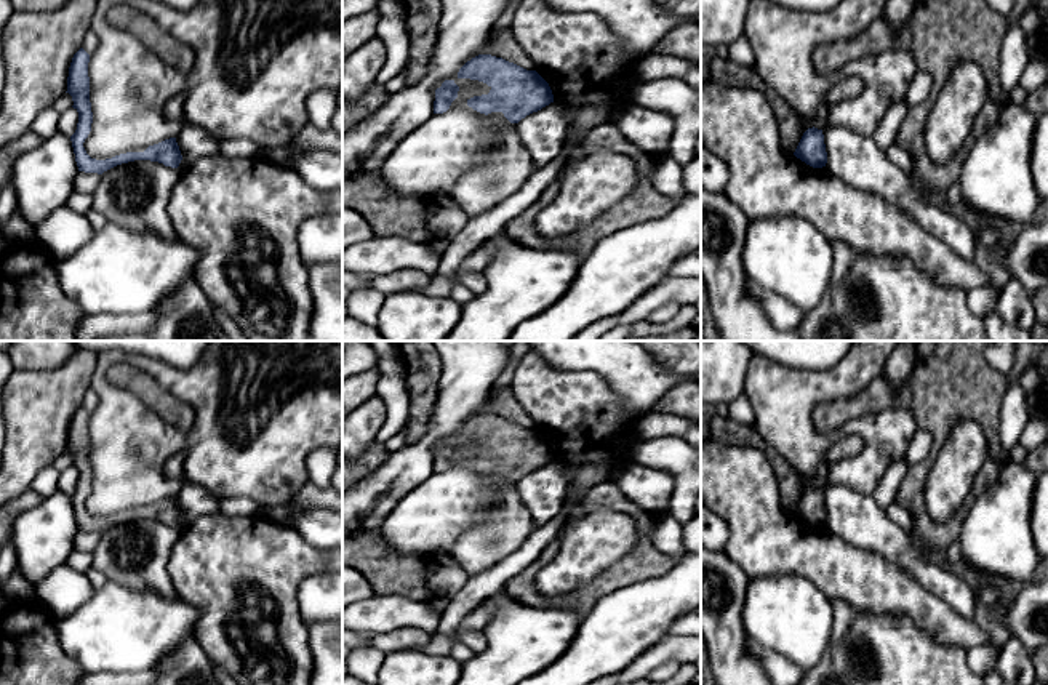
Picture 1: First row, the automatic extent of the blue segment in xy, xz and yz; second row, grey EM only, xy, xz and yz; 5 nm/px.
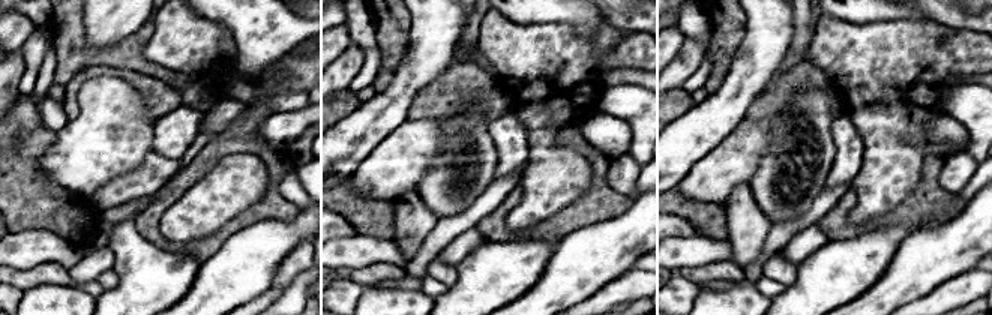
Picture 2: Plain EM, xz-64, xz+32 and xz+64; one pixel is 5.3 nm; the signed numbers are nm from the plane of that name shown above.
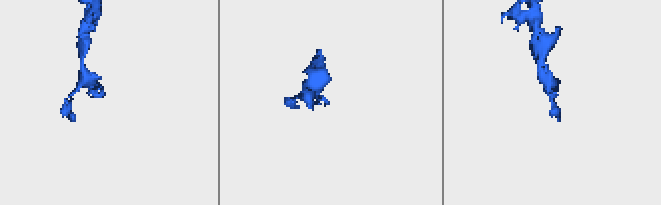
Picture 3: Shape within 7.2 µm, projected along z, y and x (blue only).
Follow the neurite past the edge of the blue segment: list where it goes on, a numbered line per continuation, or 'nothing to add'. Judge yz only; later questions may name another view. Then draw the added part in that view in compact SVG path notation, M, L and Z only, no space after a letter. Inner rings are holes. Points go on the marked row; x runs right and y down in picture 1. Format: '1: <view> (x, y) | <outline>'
nothing to add

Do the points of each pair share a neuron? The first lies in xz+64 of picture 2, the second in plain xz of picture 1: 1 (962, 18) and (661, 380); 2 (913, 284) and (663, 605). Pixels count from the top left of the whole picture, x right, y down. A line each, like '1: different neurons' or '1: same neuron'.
1: different neurons
2: same neuron

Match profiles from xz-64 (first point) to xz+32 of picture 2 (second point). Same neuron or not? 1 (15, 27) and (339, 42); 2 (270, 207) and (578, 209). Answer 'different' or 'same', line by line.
1: same
2: same

